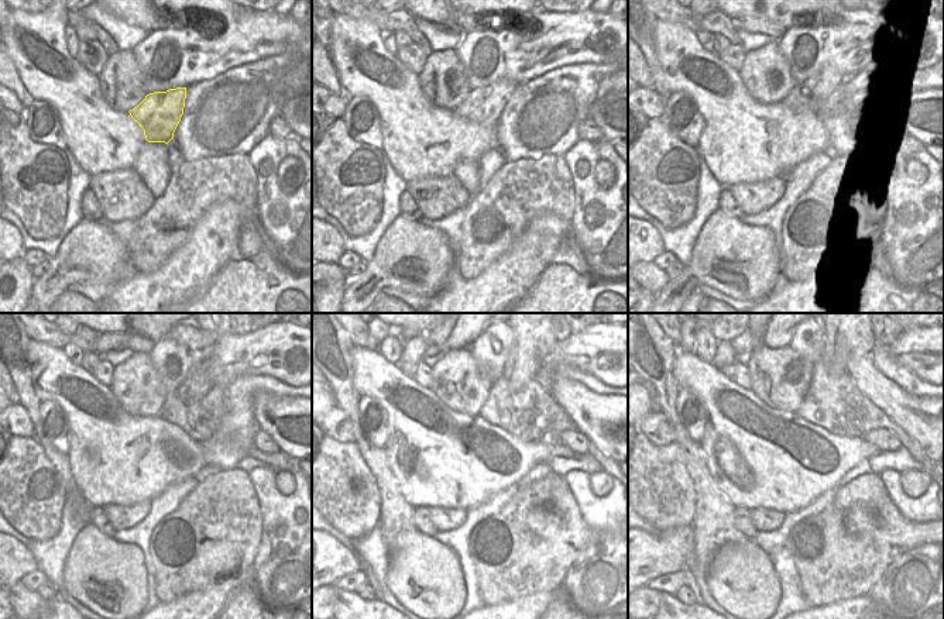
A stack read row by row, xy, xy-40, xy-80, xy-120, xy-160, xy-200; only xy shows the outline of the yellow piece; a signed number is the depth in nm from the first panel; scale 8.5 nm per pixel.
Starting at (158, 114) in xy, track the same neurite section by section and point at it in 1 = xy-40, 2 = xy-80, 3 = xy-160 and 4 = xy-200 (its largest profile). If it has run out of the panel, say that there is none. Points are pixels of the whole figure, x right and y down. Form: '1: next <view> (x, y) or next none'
1: next xy-40 (484, 105)
2: next xy-80 (820, 86)
3: next xy-160 (529, 341)
4: next xy-200 (841, 341)

